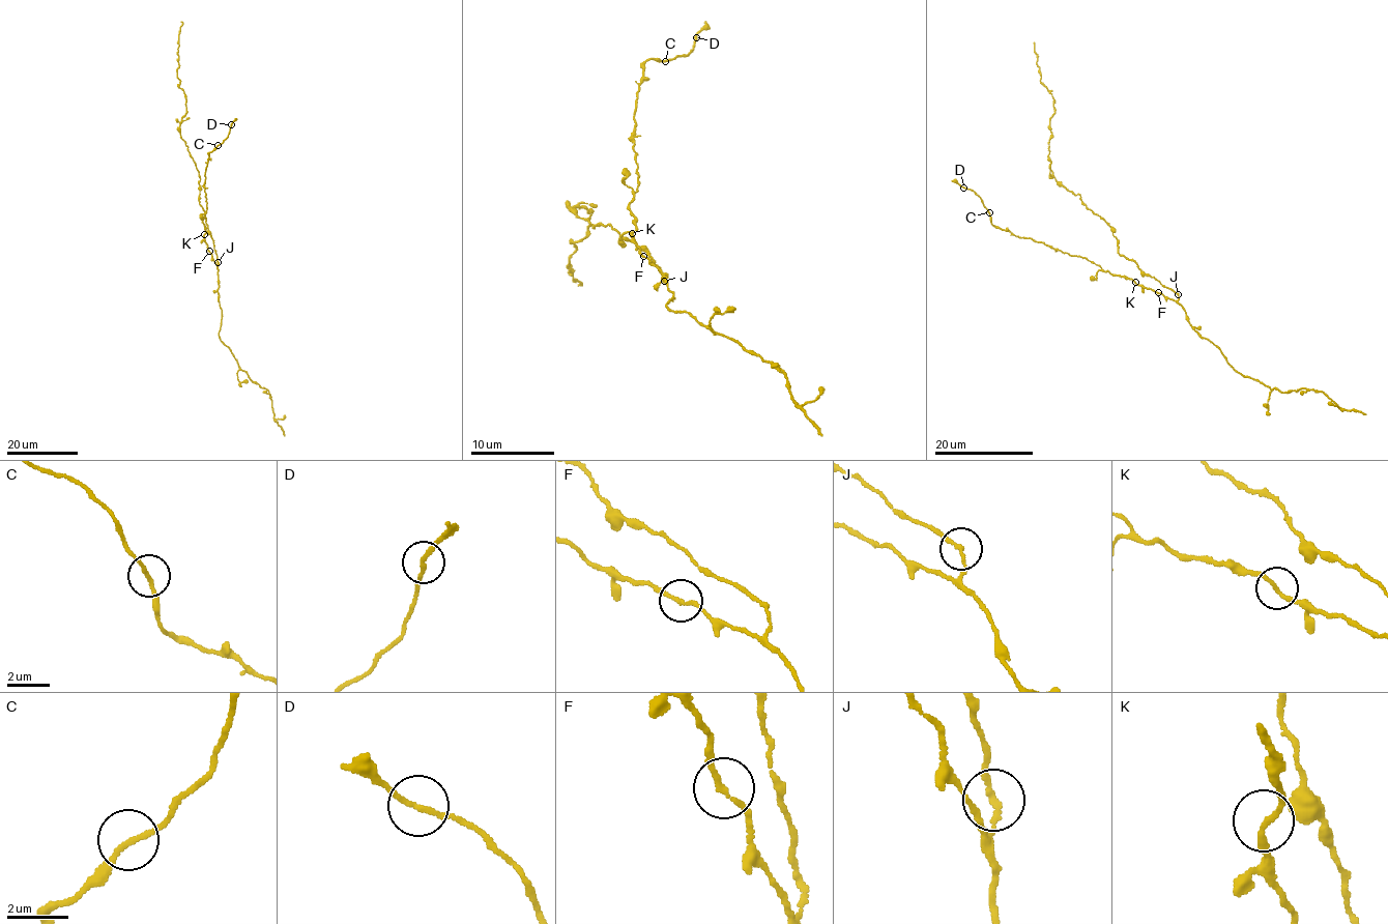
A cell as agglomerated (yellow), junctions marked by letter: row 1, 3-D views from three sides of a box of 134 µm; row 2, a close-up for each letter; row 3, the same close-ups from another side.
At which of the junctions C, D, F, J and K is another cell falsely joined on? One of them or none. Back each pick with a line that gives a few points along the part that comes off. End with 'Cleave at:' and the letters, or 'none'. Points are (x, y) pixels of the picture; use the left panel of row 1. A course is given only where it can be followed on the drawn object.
Cleave at: none

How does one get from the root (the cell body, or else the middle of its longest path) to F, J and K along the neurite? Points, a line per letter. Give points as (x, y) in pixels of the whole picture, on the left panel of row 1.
F: (210, 234), (217, 266), (209, 251)
J: (210, 234), (218, 261)
K: (210, 234), (217, 266), (204, 234)

